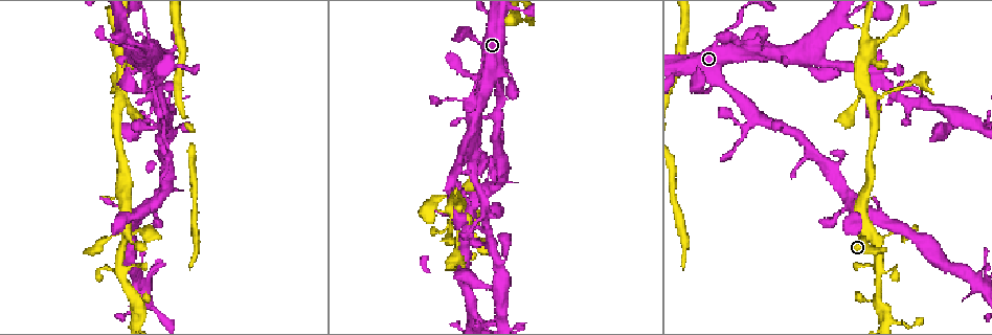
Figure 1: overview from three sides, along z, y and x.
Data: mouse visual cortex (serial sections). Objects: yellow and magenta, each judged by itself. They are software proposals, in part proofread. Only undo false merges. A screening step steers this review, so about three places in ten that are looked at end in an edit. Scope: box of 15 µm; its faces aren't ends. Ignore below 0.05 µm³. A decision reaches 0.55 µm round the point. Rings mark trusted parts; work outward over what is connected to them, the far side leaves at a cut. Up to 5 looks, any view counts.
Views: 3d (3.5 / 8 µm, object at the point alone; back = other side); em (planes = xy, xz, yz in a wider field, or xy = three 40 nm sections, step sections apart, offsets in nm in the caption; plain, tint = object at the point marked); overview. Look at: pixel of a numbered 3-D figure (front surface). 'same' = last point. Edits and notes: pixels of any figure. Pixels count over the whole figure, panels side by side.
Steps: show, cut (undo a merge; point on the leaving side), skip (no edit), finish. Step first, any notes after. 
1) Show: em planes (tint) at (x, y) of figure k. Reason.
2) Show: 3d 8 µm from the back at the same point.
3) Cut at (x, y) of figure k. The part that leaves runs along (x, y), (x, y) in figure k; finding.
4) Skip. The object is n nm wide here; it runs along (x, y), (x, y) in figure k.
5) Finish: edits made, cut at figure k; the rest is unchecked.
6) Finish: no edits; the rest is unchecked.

Show: 3d 3.5 µm at (812, 58) of figure 1. Sharp bend.

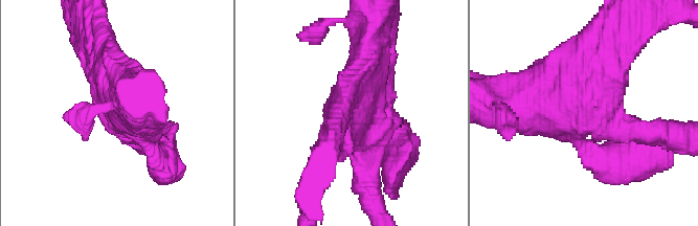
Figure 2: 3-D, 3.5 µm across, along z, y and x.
Show: em planes (tint) at (588, 116) of figure 2. Shape alone is not enough.

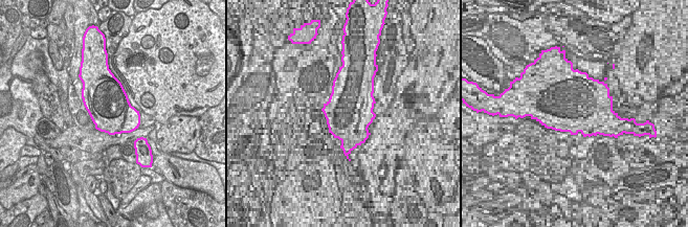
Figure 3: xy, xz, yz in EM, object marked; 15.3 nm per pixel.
Skip. The object is 650 nm wide here; it runs along (498, 106), (577, 106), (630, 132) in figure 2; continuous, no second cell.

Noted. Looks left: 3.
Show: 3d 3.5 µm at (741, 127) of figure 1. Side arm on a straight run.

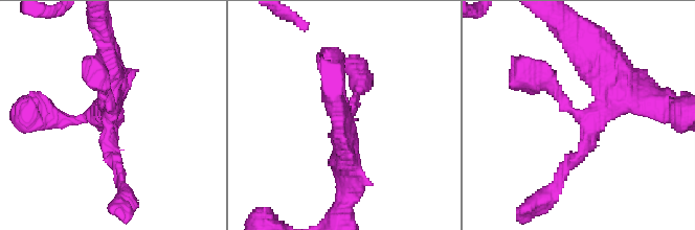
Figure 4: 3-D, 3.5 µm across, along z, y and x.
Show: em planes (tint) at (572, 114) of figure 4. Now the EM.

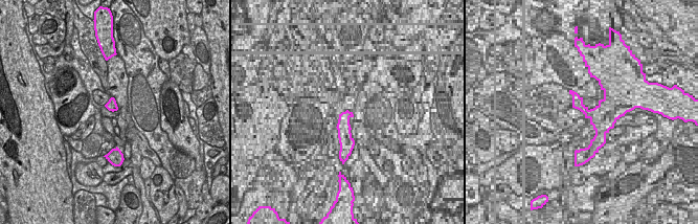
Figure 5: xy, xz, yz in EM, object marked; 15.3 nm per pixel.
Skip. 3 arms meet here; the arms are 200, 250, 300 nm wide; it runs along (344, 141), (344, 101), (329, 64) in figure 4; continuous, no second cell.

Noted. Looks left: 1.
Finish: no edits; the rest is unchecked.

